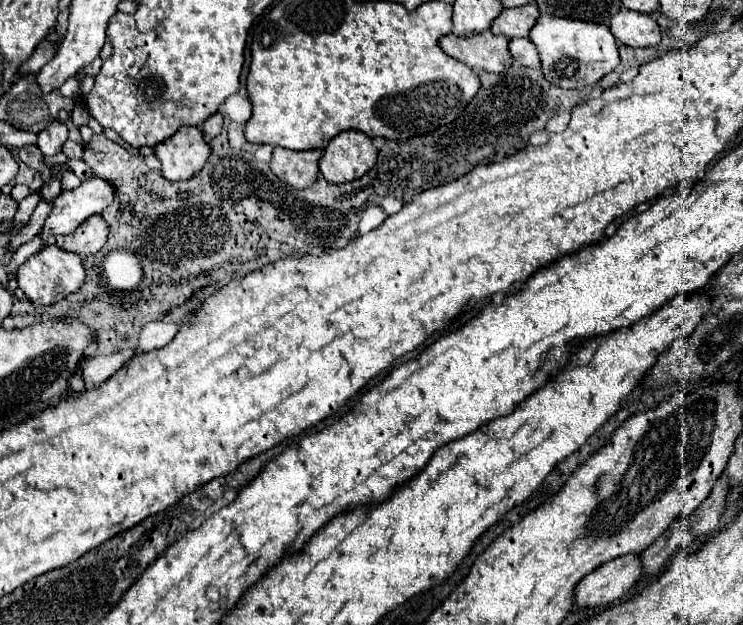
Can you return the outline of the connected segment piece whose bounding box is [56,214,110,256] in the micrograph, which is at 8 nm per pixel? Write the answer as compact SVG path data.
M96 214L96 216L90 216L84 224L80 224L76 232L68 236L56 236L56 244L62 250L76 252L80 256L90 256L90 254L96 254L106 244L108 232L110 232L108 222L100 214Z

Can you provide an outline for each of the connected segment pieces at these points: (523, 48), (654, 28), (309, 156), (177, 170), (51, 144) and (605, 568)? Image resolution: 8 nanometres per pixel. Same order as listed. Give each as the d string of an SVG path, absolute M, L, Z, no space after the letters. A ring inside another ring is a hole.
M528 38L510 40L510 52L518 64L528 68L540 68L540 56L536 52L536 46Z
M626 8L612 16L610 30L618 42L632 48L650 48L662 40L660 26L652 16Z
M274 148L270 170L286 184L294 188L308 188L318 176L318 162L322 158L322 150L286 150Z
M184 126L172 138L154 146L162 162L162 176L168 180L188 180L200 172L210 156L210 144L198 126Z
M52 122L38 134L38 146L46 156L56 156L62 152L62 144L68 138L68 128L62 122Z
M622 556L612 562L602 564L590 572L574 588L574 608L606 608L616 604L640 578L642 564L638 556Z

